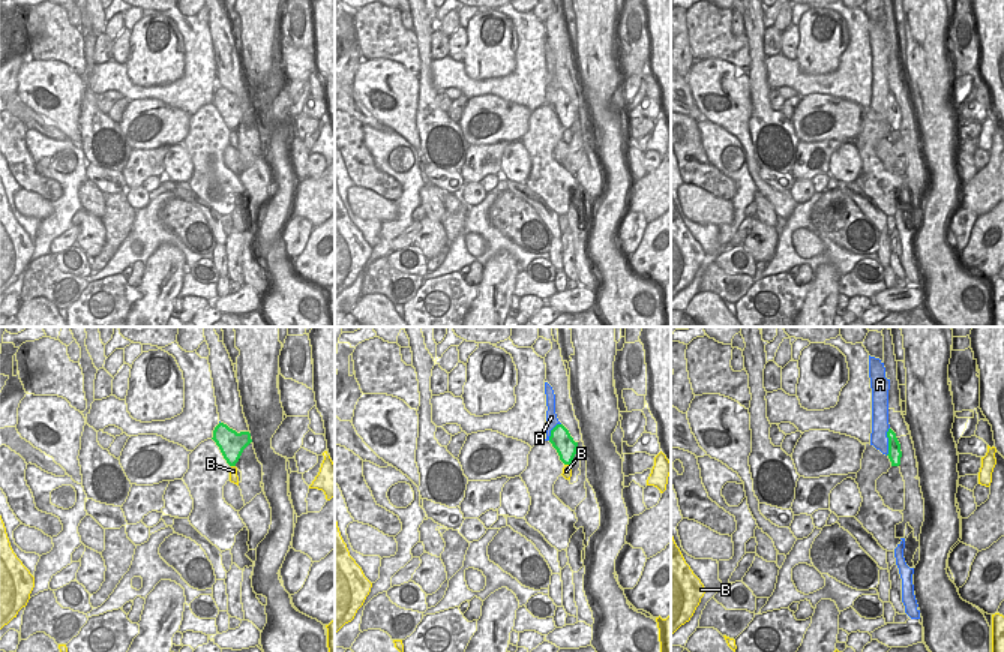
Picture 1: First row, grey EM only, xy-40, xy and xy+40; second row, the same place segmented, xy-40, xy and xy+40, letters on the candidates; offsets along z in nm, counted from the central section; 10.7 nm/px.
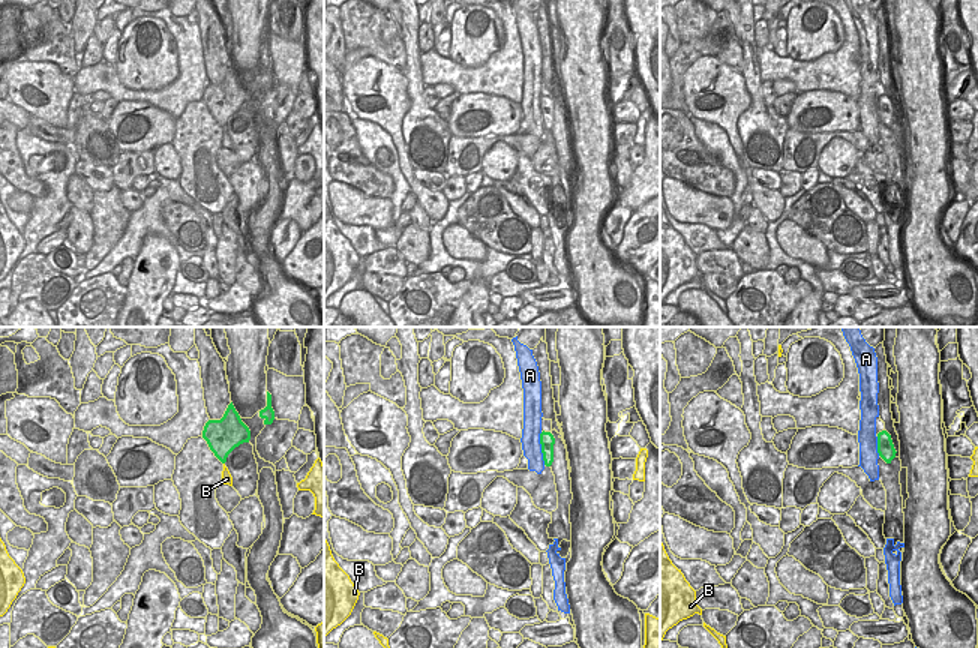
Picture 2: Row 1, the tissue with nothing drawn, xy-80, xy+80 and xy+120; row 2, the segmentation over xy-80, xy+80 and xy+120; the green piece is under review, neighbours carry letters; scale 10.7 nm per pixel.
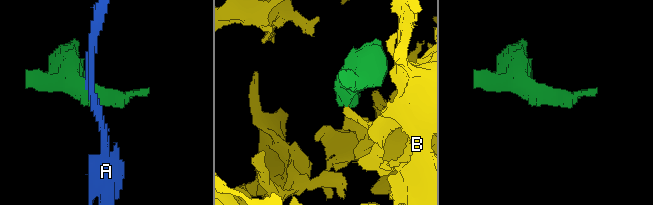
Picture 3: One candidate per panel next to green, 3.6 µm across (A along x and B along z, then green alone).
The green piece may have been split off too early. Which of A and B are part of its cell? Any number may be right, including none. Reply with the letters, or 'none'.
none

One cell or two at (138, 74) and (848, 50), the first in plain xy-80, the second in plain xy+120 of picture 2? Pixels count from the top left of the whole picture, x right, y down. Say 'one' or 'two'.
two

